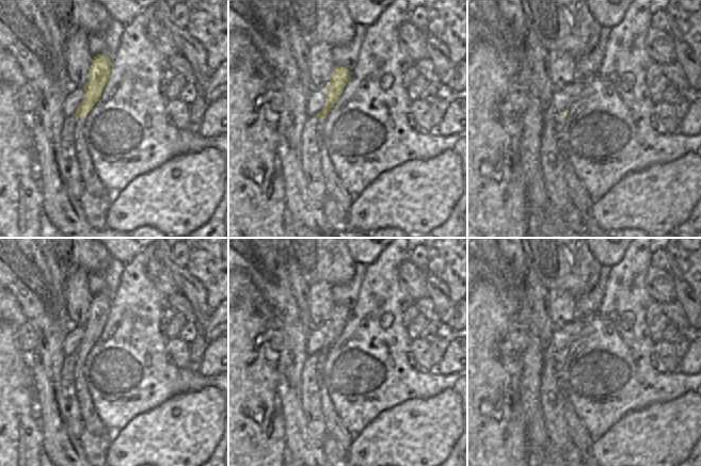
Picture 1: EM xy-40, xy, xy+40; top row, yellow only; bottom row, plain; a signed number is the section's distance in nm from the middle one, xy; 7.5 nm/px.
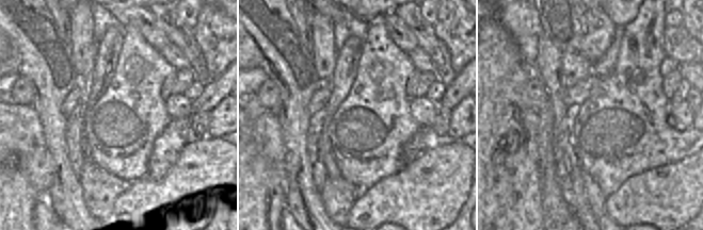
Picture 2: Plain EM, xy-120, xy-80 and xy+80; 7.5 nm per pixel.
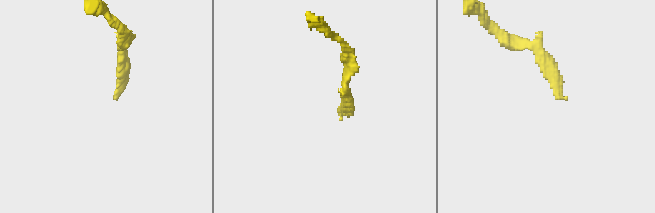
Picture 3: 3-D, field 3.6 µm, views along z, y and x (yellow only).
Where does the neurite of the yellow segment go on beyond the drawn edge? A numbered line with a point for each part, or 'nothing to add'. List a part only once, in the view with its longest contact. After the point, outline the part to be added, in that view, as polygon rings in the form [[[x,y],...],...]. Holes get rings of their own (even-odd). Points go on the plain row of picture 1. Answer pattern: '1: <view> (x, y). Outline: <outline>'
1: xy-40 (92, 421). Outline: [[[78,357],[74,367],[74,384],[76,386],[76,397],[80,405],[80,414],[84,422],[84,430],[102,438],[107,438],[110,431],[101,422],[99,416],[93,407],[89,390],[84,384],[84,363],[86,357]]]

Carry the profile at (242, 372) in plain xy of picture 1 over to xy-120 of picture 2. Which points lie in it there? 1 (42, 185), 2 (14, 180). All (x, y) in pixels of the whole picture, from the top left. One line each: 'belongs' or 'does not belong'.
1: does not belong
2: belongs

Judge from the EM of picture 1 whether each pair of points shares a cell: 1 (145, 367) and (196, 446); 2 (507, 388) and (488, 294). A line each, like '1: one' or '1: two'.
1: two
2: one

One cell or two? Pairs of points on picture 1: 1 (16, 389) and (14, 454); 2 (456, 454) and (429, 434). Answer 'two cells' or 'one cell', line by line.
1: one cell
2: two cells

